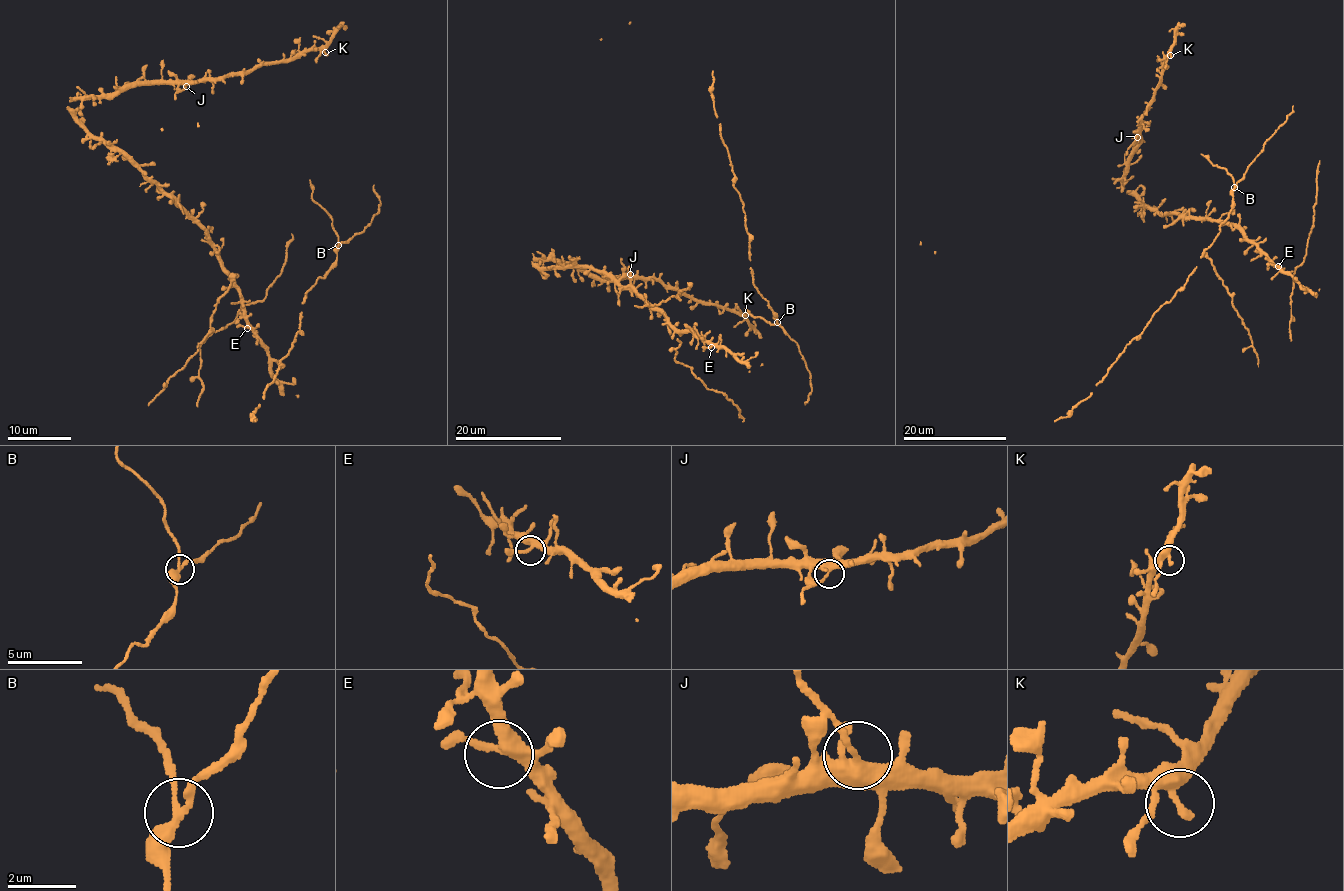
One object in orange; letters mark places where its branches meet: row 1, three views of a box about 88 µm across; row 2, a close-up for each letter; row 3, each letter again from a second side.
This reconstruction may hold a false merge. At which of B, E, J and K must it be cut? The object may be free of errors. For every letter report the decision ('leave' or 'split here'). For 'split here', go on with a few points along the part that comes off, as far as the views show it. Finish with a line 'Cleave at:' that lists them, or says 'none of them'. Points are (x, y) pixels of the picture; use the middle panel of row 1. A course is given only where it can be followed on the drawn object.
B: split here | (777, 322), (771, 325), (744, 308)
E: leave
J: leave
K: leave
Cleave at: B

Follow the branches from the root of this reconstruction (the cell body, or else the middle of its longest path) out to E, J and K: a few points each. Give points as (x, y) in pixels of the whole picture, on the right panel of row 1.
E: (1178, 215), (1208, 216), (1229, 223), (1278, 266)
J: (1178, 215), (1166, 216), (1145, 208), (1140, 197), (1123, 190), (1126, 163), (1139, 144), (1141, 137), (1137, 137)
K: (1178, 215), (1145, 208), (1122, 184), (1143, 115), (1170, 55)

